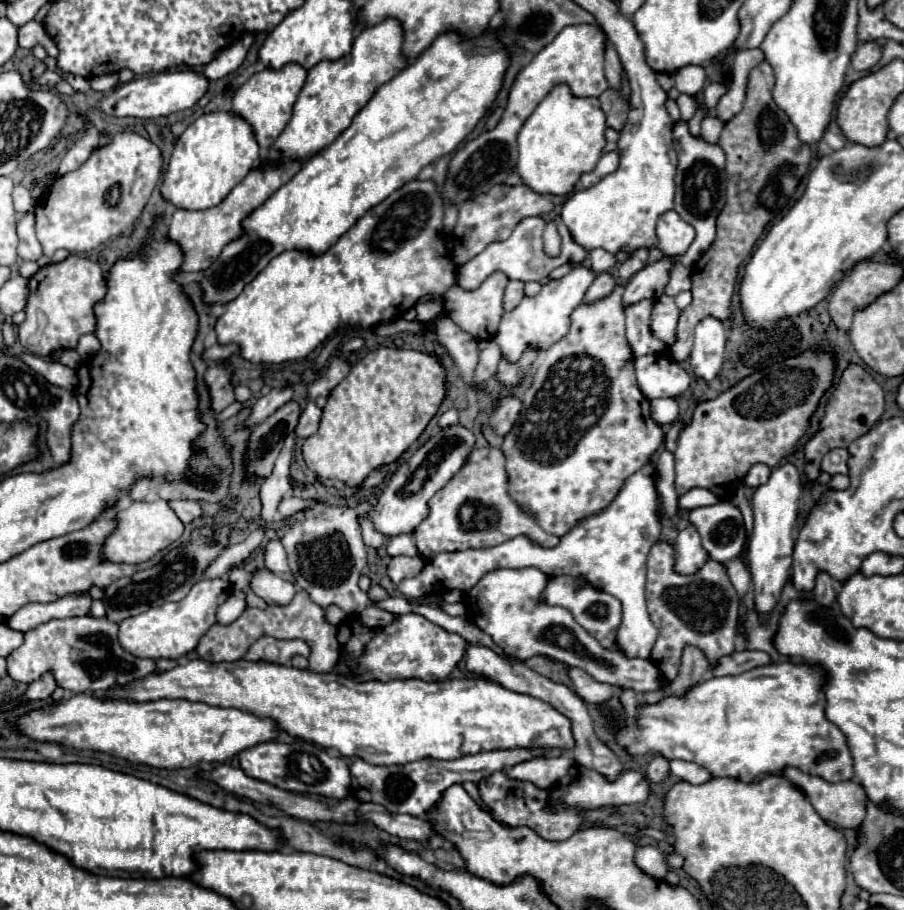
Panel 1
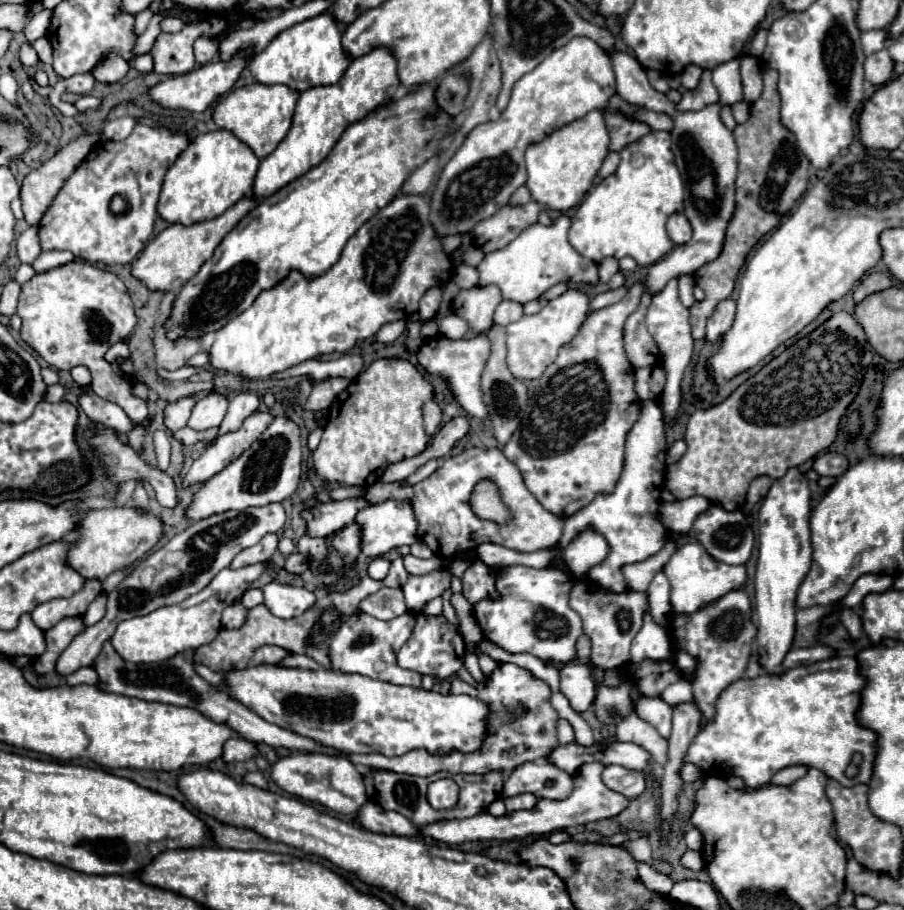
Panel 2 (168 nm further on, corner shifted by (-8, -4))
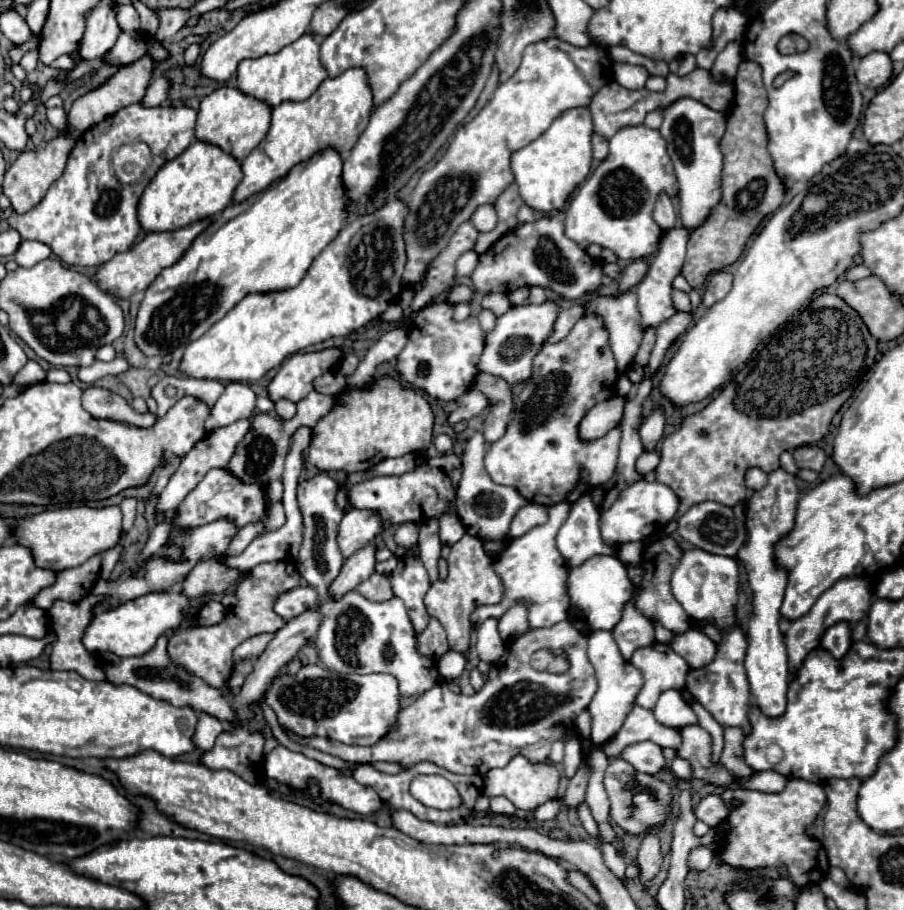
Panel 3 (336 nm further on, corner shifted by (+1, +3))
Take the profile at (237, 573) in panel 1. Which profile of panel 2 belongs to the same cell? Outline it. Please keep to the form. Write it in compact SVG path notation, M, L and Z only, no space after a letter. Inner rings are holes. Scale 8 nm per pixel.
M382 587L378 593L368 595L360 603L360 609L378 619L394 619L408 611L402 589L390 589L390 587Z

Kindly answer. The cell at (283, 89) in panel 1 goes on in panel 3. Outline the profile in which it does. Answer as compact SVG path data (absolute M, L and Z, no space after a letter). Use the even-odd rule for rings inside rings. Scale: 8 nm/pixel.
M223 86L201 100L195 132L197 132L199 140L219 146L221 150L233 154L241 162L267 136L269 126L271 126L271 112L273 112L273 108L267 102L263 102L255 96L243 94L239 88Z

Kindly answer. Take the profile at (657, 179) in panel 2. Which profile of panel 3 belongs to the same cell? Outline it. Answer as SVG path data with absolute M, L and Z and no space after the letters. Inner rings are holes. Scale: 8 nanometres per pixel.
M625 126L621 128L611 140L609 140L609 156L597 166L597 170L587 178L573 194L569 208L567 208L567 220L565 220L565 234L577 246L583 250L591 244L599 244L603 248L613 250L621 260L637 260L647 258L657 252L659 240L663 230L653 220L653 208L655 200L661 192L667 192L671 198L679 194L677 178L673 172L673 162L667 154L667 144L661 138L659 130L647 128L647 126Z

